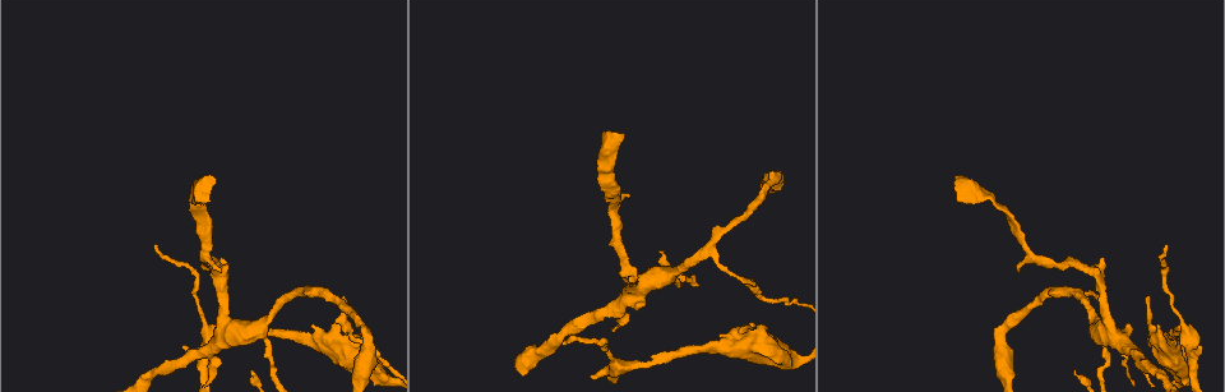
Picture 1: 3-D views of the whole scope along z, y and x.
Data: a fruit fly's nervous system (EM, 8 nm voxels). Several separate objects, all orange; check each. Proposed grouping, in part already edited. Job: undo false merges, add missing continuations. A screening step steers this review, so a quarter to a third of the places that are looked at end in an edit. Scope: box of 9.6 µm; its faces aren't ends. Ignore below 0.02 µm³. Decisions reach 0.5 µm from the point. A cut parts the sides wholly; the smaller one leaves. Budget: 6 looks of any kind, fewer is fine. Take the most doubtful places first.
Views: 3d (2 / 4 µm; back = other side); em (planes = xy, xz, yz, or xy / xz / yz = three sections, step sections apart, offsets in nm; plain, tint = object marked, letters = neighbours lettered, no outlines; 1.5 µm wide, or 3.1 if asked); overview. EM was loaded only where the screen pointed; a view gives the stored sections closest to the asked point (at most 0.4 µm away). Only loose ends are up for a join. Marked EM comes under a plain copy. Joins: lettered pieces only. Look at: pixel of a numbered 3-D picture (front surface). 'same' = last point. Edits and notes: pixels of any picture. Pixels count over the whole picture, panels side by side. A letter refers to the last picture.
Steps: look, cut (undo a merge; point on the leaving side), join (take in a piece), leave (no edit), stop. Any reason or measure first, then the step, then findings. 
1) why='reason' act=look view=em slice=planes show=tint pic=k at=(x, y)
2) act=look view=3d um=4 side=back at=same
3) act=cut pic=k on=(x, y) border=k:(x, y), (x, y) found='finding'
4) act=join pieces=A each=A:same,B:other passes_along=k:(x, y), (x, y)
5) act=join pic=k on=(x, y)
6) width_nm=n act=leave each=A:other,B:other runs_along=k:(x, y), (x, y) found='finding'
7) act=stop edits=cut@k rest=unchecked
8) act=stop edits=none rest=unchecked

why='free end' act=look view=3d um=4 pic=1 at=(1021, 271)

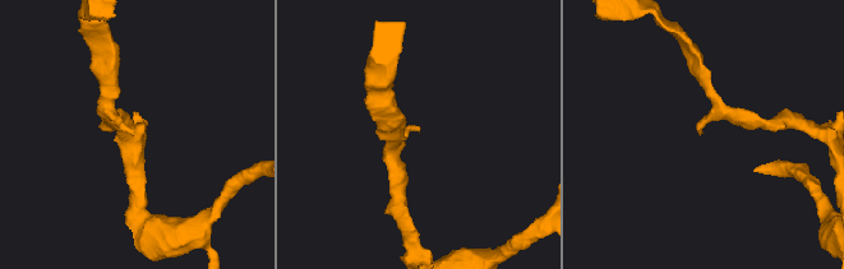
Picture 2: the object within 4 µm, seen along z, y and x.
act=look view=em slice=xy step=4 show=letters pic=2 at=(131, 132)

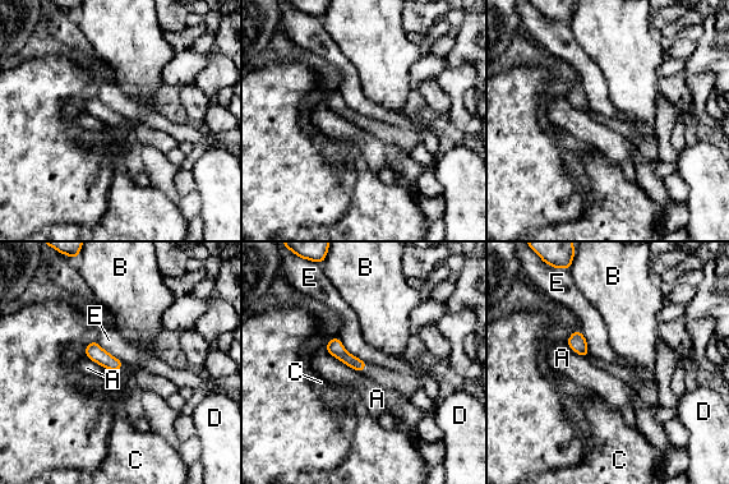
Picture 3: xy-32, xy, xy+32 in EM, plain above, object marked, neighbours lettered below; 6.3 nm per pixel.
act=leave each=A:other,B:other,C:other,D:other,E:other found='no lettered piece goes on from it'

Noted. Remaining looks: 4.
why='sudden change in width' act=look view=em slice=planes show=tint pic=1 at=(774, 178)

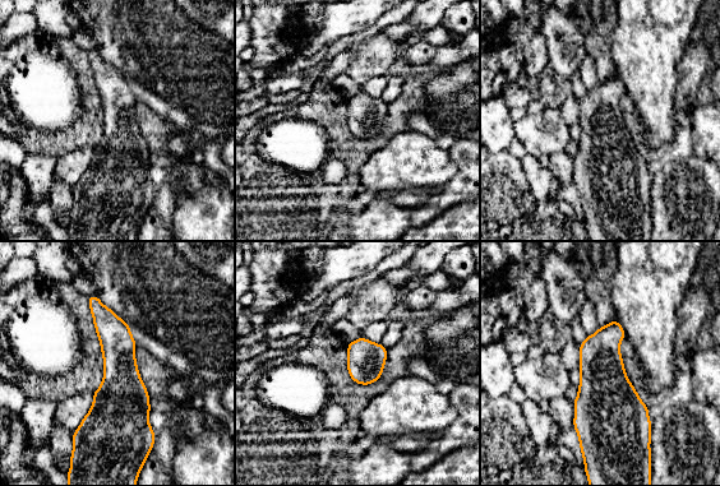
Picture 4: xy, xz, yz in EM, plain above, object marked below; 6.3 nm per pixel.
act=look view=em slice=planes show=letters at=same

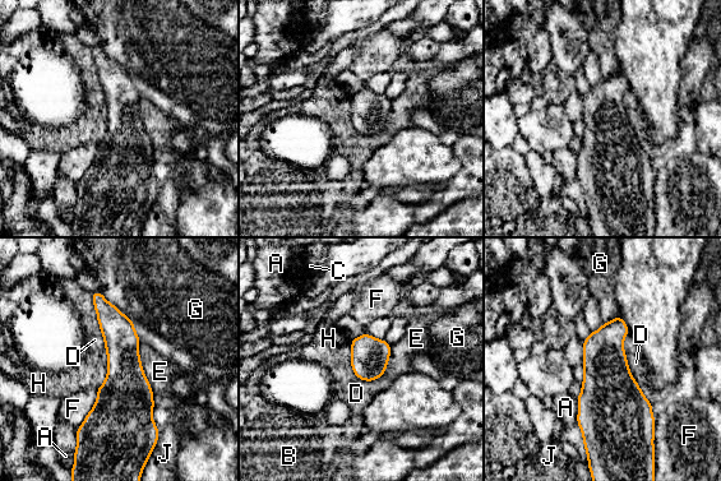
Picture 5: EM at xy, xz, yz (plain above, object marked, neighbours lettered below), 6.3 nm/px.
width_nm=240 act=leave each=A:other,B:other,C:other,D:other,E:other,F:other,G:other,H:other,J:other border=5:(105, 348), (106, 377), (97, 388) found='continuous, no second neuron'

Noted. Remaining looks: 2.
why='branch stops here' act=look view=3d um=2 pic=1 at=(184, 345)

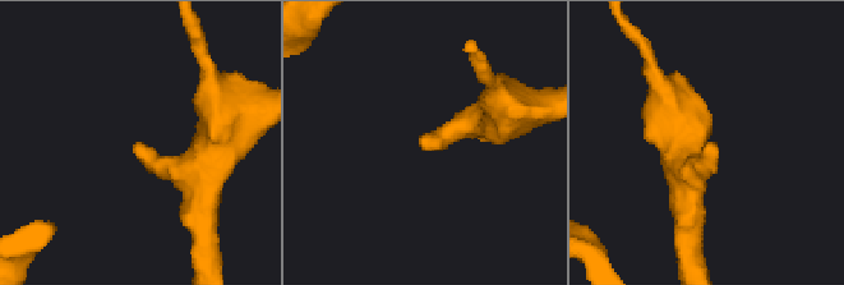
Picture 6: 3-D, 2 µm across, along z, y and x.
why='need the tissue' act=look view=em slice=planes show=letters pic=6 at=(708, 144)

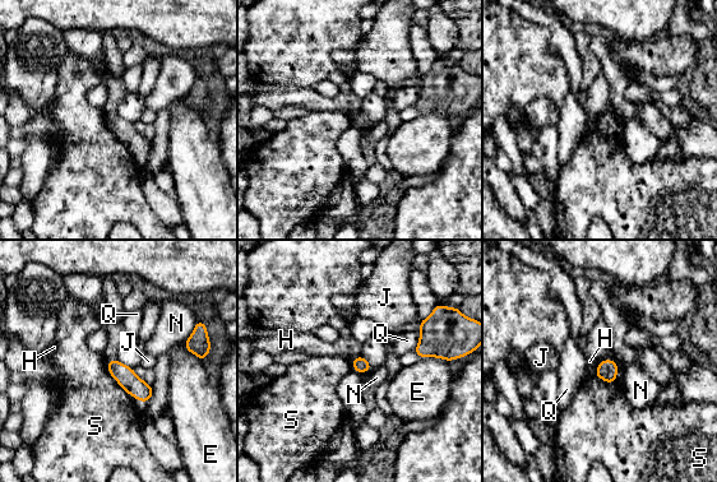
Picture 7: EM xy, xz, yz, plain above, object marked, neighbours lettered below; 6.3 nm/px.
act=leave each=E:other,H:other,J:other,N:other,Q:other,S:other border=7:(360, 355), (352, 360) found='none of them fits'

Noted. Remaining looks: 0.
act=stop edits=none rest=unchecked

